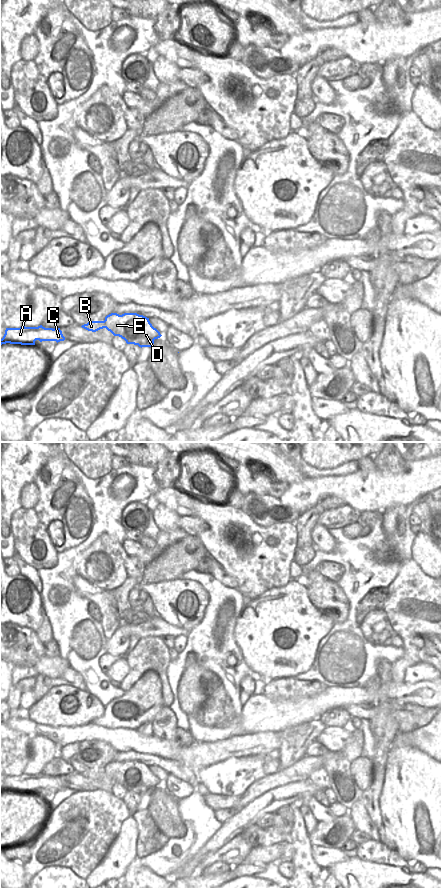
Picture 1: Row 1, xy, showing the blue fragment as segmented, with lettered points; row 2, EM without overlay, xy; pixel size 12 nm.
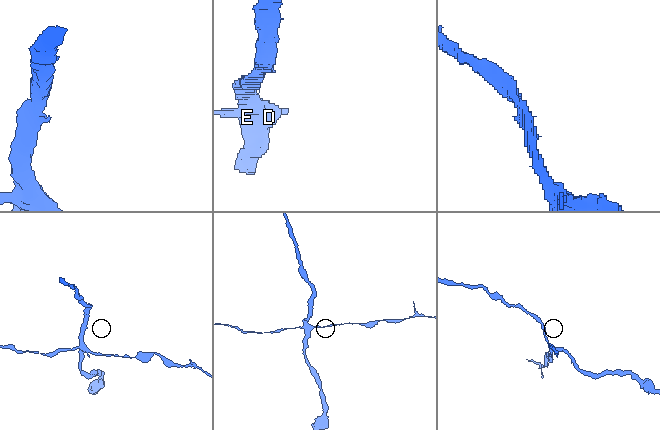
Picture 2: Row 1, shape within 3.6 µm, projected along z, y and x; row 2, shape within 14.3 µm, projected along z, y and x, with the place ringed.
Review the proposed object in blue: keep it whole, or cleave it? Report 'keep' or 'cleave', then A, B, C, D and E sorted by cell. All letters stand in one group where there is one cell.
cleave; groups A B C / D E

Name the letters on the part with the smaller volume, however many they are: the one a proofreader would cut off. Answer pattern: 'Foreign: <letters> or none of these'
Foreign: A, B, C

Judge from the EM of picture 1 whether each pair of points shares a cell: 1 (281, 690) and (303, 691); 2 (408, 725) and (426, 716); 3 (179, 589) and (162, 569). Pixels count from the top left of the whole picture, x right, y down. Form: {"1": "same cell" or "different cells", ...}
{"1": "same cell", "2": "same cell", "3": "different cells"}

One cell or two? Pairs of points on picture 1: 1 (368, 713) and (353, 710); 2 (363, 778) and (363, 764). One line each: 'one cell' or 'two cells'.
1: one cell
2: one cell

